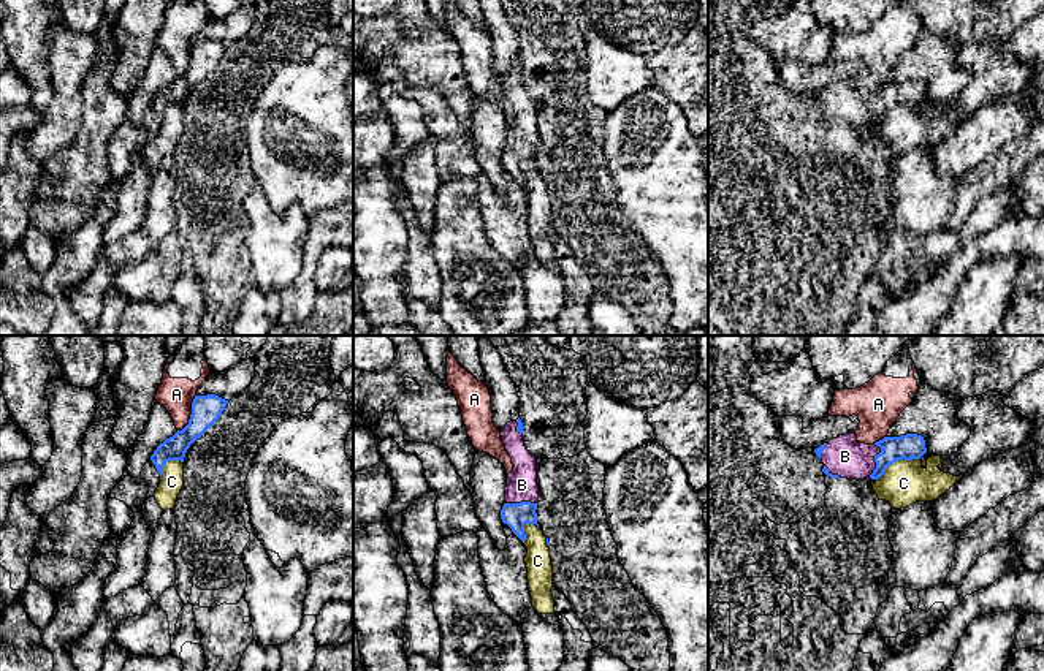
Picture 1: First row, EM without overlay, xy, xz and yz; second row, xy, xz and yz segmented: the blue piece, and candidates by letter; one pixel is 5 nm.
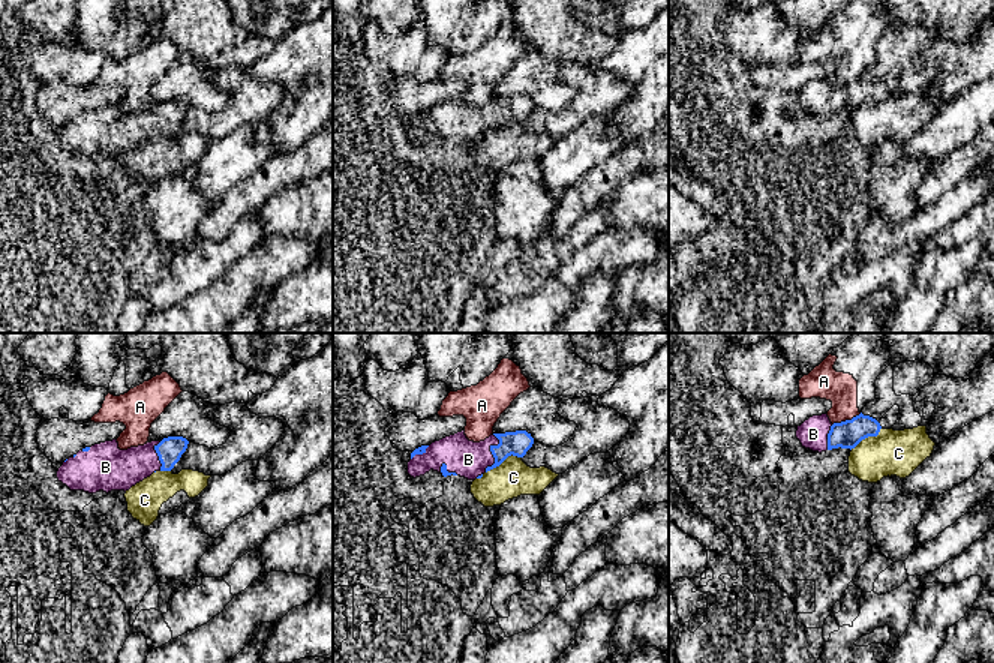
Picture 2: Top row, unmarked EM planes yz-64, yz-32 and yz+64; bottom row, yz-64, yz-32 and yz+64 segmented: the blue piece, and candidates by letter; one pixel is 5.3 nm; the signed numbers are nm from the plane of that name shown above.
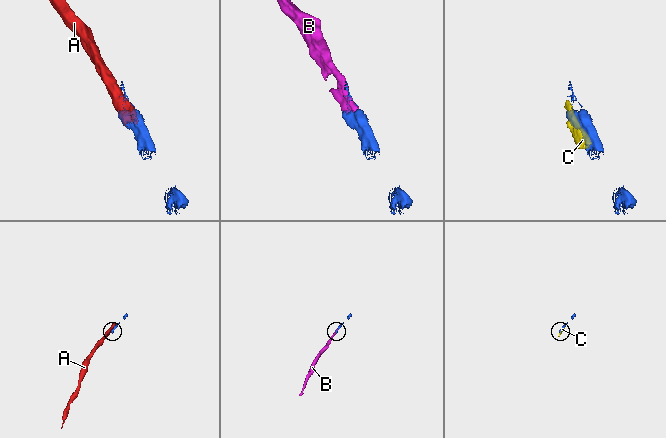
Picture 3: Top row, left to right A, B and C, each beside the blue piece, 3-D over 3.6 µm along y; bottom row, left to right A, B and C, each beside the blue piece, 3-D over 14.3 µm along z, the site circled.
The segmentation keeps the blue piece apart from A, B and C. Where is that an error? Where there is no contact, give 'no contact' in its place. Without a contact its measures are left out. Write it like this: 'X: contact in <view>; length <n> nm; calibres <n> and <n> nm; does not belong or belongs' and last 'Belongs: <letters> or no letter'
A: contact in xy; length 220 nm; calibres 150 and 180 nm; does not belong
B: contact in yz; length 170 nm; calibres 130 and 200 nm; belongs
C: contact in yz; length 260 nm; calibres 130 and 220 nm; does not belong
Belongs: B

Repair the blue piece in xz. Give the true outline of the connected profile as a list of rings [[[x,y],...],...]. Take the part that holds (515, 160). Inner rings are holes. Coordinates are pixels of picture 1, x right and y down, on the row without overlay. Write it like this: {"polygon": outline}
{"polygon": [[[520,63],[507,68],[501,76],[501,82],[513,109],[513,117],[507,120],[505,149],[501,155],[501,165],[524,188],[524,171],[535,169],[539,172],[535,158],[540,142],[537,106],[524,92]]]}

